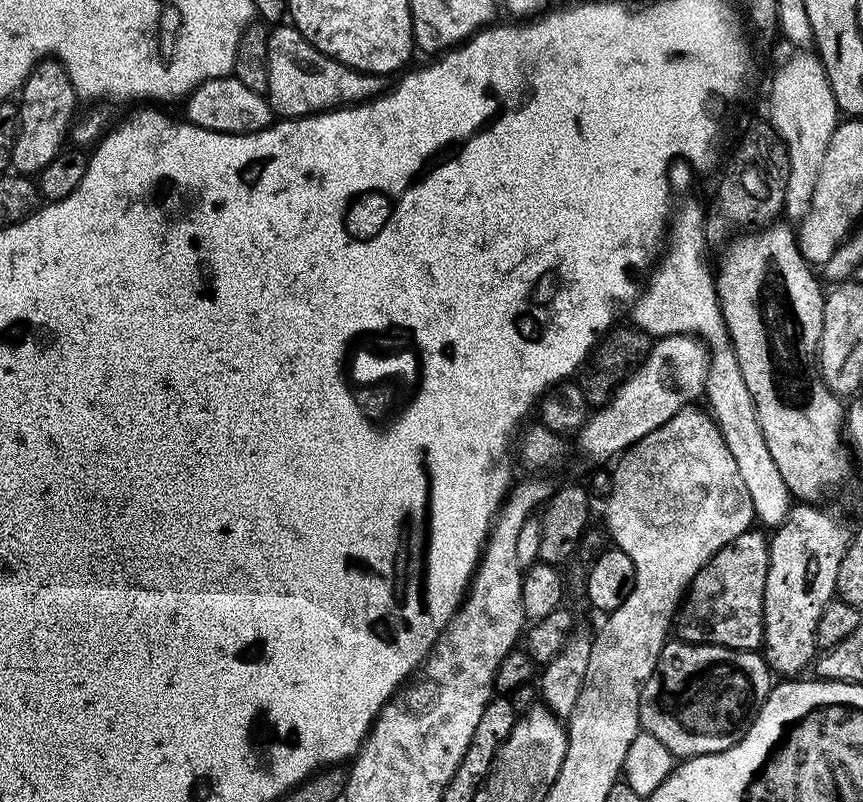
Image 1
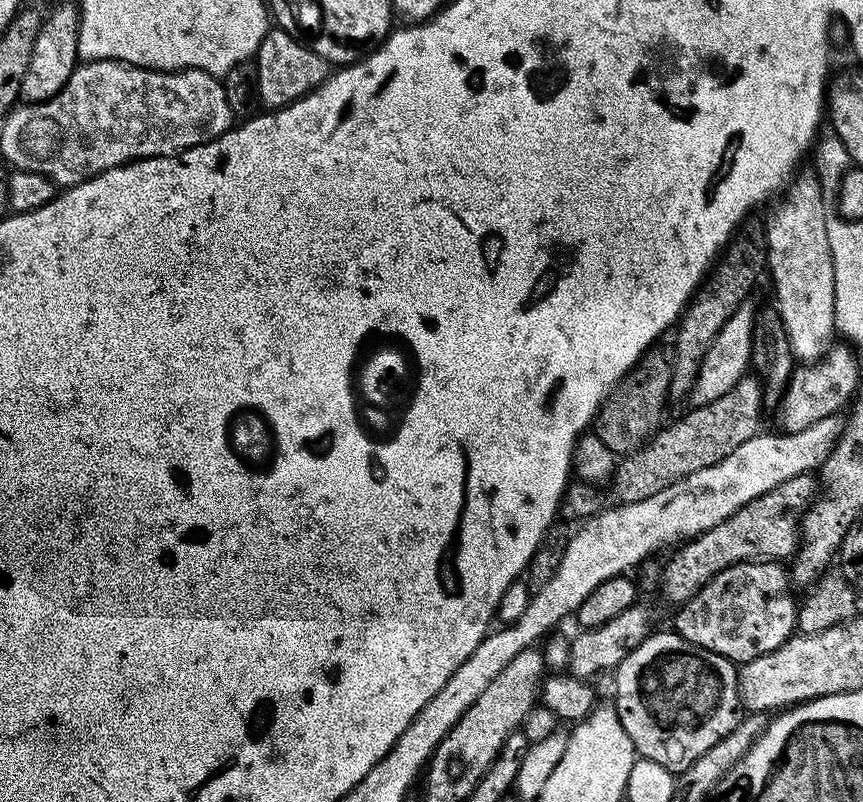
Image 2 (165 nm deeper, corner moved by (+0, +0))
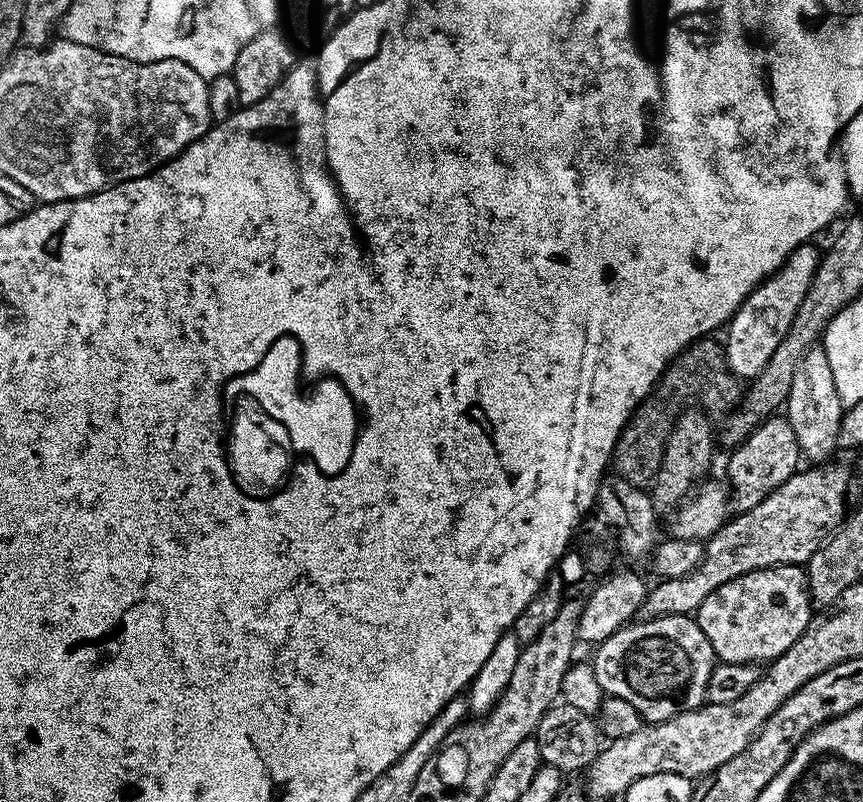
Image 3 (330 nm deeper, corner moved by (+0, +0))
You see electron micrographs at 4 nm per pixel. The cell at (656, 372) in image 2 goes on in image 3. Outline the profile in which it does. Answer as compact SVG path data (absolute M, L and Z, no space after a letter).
M716 338L701 339L681 350L660 375L648 397L634 409L612 451L610 464L615 475L631 484L651 485L662 462L666 438L680 413L695 401L692 400L695 396L700 396L698 404L701 409L717 408L720 414L727 413L740 403L741 381L728 366L728 359L724 357L724 344L712 339Z

